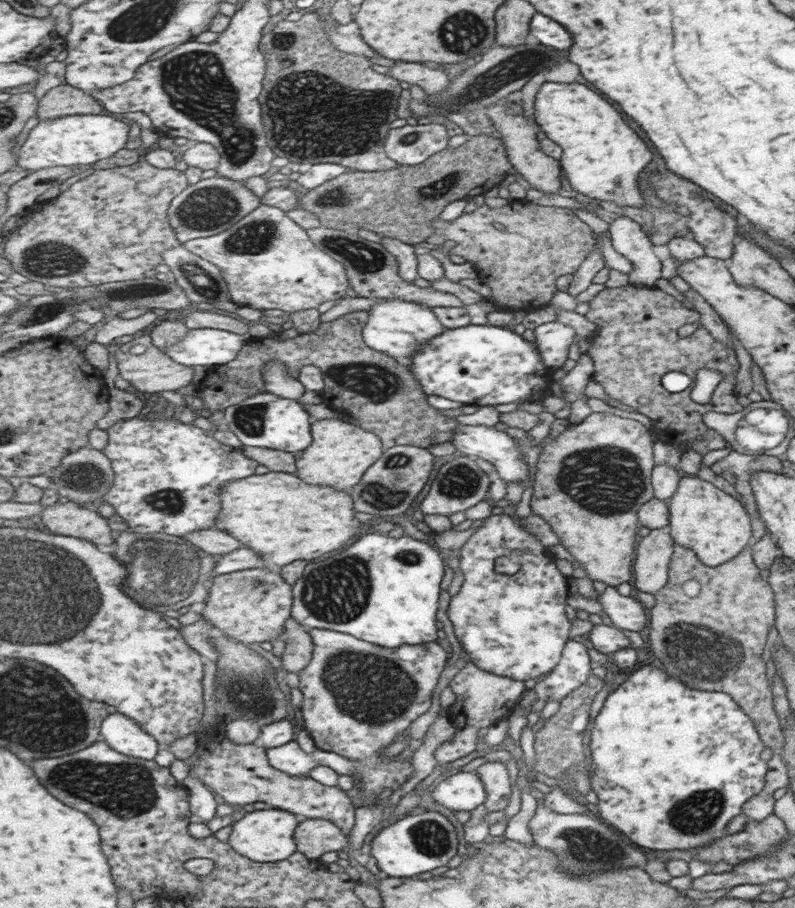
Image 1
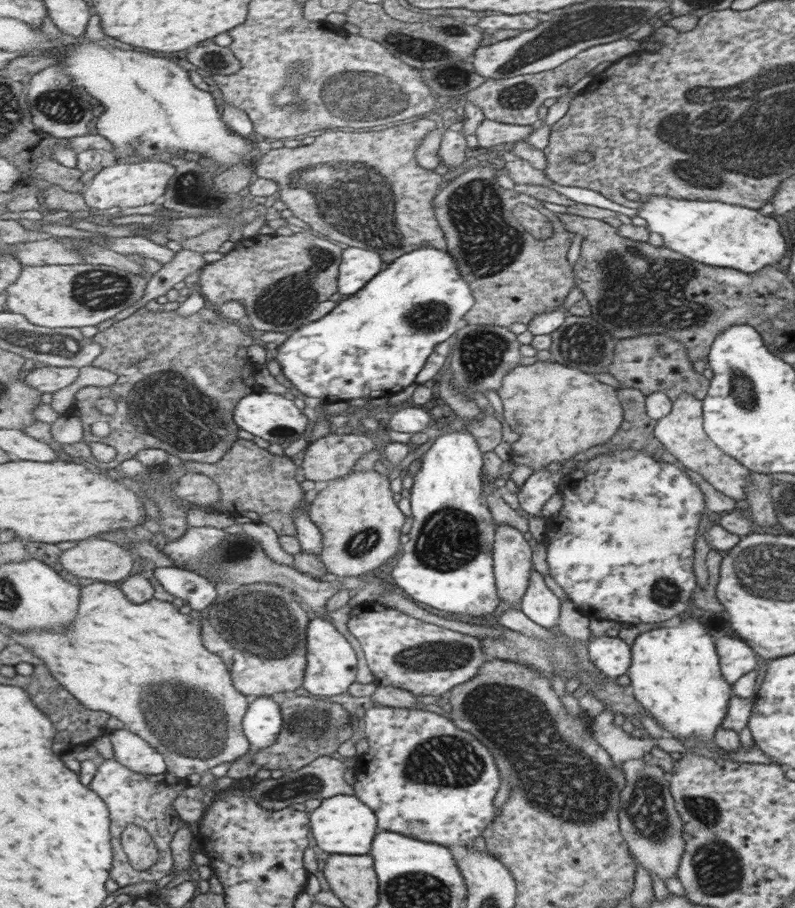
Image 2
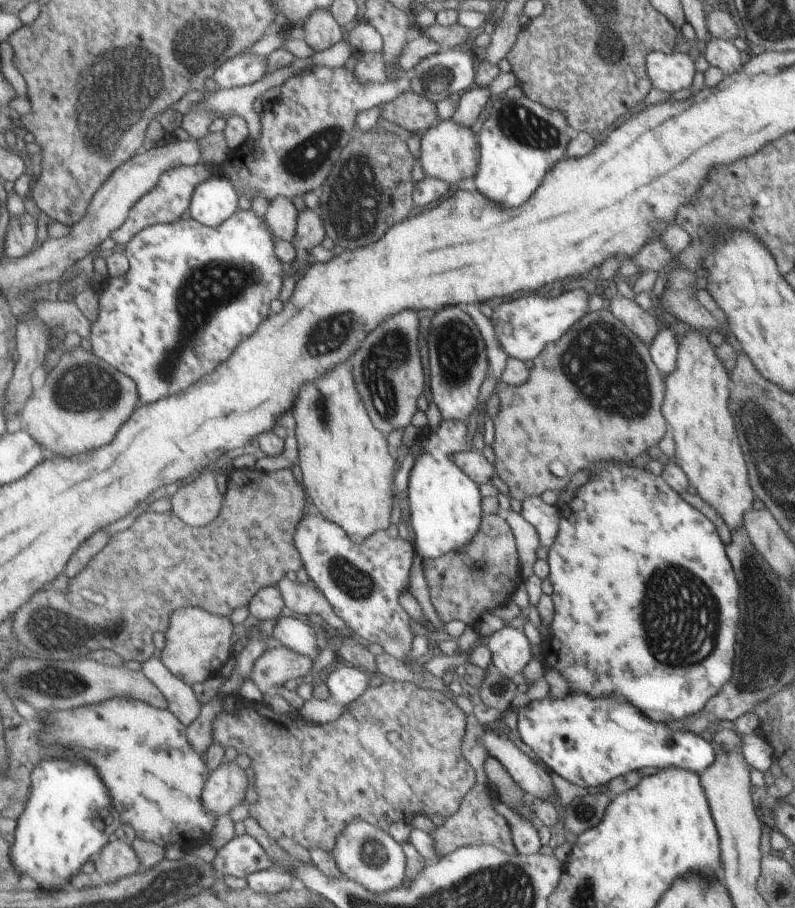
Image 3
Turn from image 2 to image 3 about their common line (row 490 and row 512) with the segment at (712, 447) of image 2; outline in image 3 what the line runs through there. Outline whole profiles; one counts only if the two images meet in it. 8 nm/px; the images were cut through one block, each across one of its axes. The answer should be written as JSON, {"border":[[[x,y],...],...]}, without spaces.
{"border":[[[690,328],[684,334],[679,340],[677,350],[675,366],[665,376],[665,398],[664,404],[661,405],[663,417],[669,425],[670,435],[675,443],[673,462],[685,473],[700,498],[716,510],[731,532],[742,526],[744,513],[747,513],[751,504],[754,504],[754,494],[751,494],[750,484],[747,484],[745,460],[733,428],[735,419],[729,410],[731,373],[728,374],[719,360],[714,346],[697,329]]]}

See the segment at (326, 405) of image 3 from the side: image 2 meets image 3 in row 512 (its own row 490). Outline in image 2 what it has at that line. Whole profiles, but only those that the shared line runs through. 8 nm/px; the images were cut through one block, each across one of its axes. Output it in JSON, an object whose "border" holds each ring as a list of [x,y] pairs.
{"border":[[[380,469],[351,472],[325,486],[311,504],[312,521],[321,529],[324,549],[319,557],[335,576],[363,576],[385,564],[399,546],[403,514],[393,502],[389,482]]]}

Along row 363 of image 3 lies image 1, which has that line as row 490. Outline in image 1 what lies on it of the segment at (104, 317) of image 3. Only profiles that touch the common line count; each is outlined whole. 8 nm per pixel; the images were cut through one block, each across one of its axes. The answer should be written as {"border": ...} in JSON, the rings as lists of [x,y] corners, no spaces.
{"border":[[[170,416],[117,421],[106,430],[108,443],[102,451],[110,459],[114,471],[113,485],[105,493],[105,502],[115,507],[131,530],[131,534],[171,534],[183,538],[197,530],[216,526],[221,514],[221,490],[235,480],[257,474],[259,462],[248,458],[242,447],[221,444],[210,432],[191,424],[173,420]]]}

